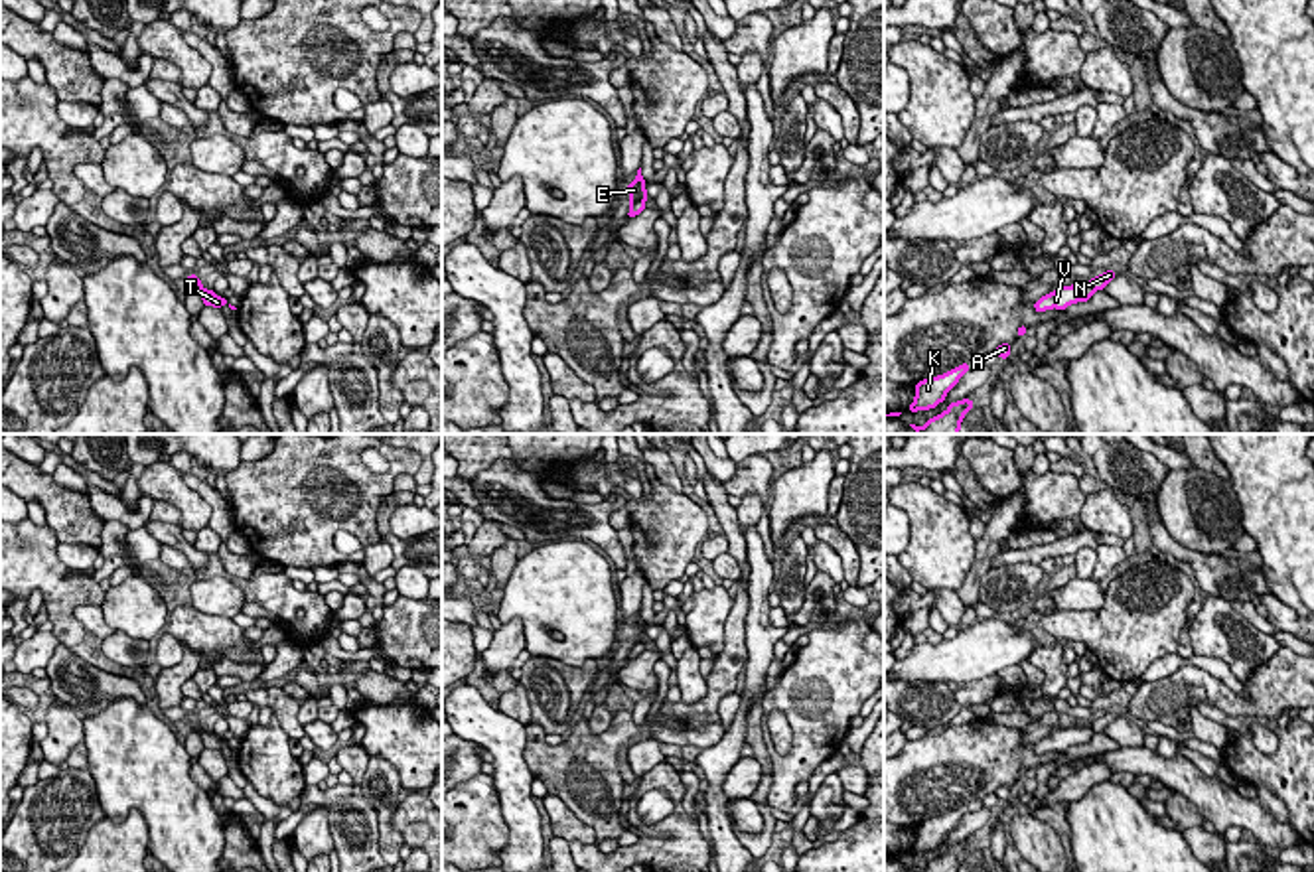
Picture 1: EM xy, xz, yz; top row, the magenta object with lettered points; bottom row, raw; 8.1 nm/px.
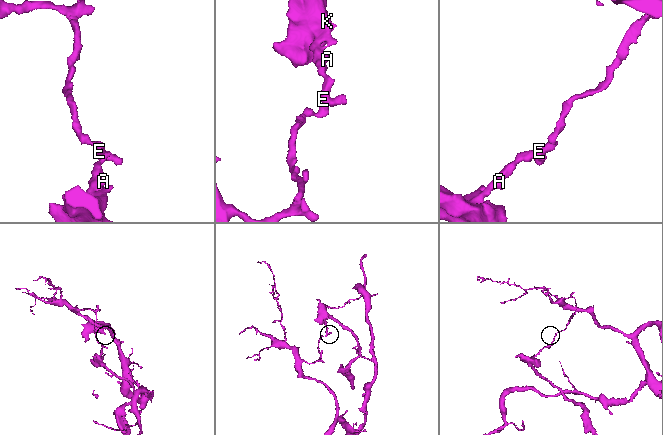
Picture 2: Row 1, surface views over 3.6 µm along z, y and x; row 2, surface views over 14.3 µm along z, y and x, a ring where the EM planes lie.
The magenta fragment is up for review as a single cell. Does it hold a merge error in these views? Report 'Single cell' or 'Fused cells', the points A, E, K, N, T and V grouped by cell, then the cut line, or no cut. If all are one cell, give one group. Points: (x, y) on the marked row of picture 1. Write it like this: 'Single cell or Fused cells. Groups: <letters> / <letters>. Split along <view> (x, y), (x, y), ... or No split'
Fused cells. Groups: A E K T V / N. Split along xz (630, 198), (644, 202)

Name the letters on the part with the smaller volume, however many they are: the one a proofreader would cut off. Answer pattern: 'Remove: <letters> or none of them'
Remove: A, E, K, T, V

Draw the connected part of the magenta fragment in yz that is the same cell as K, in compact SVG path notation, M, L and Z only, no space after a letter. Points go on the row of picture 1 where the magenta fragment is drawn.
M963 363L939 377L927 377L915 383L915 399L908 410L917 412L935 408L967 371L971 371L971 367L969 363Z

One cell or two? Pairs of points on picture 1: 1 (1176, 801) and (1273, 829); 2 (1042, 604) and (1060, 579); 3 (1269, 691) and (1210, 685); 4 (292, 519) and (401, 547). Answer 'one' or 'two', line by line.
1: two
2: one
3: one
4: two

